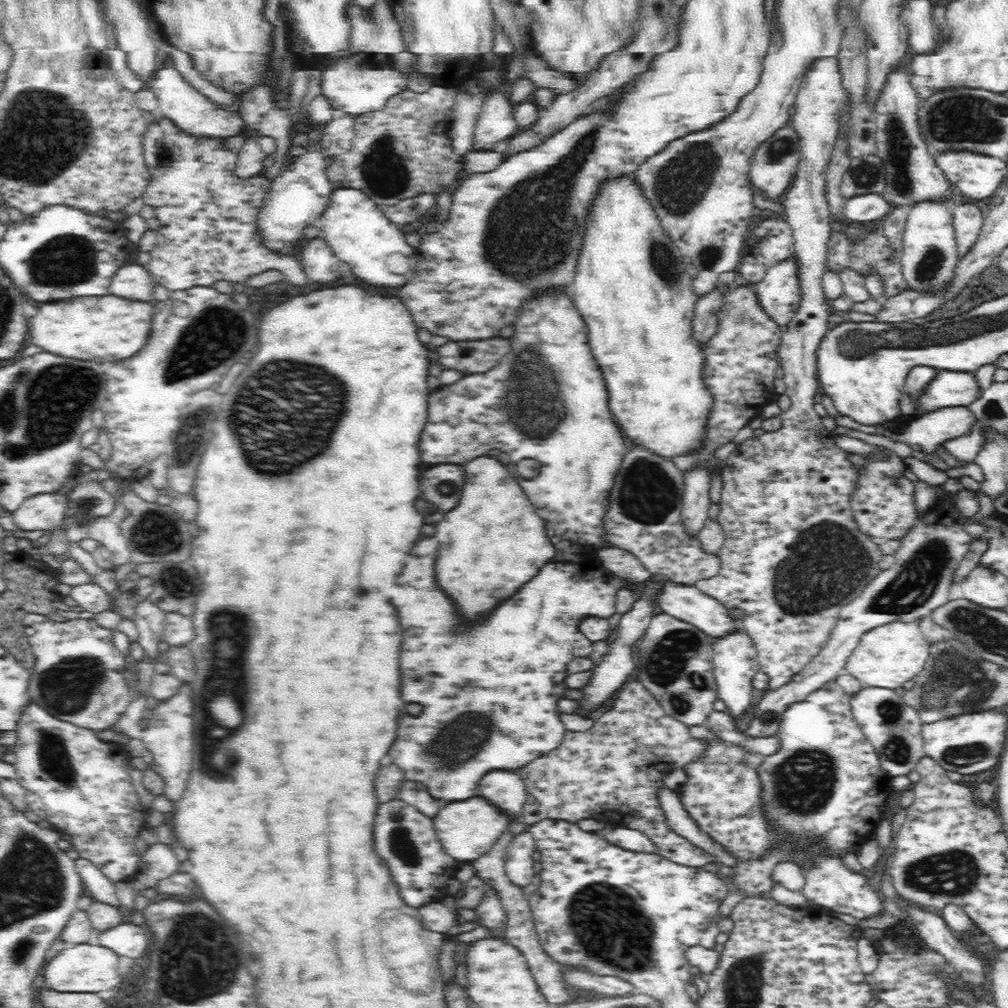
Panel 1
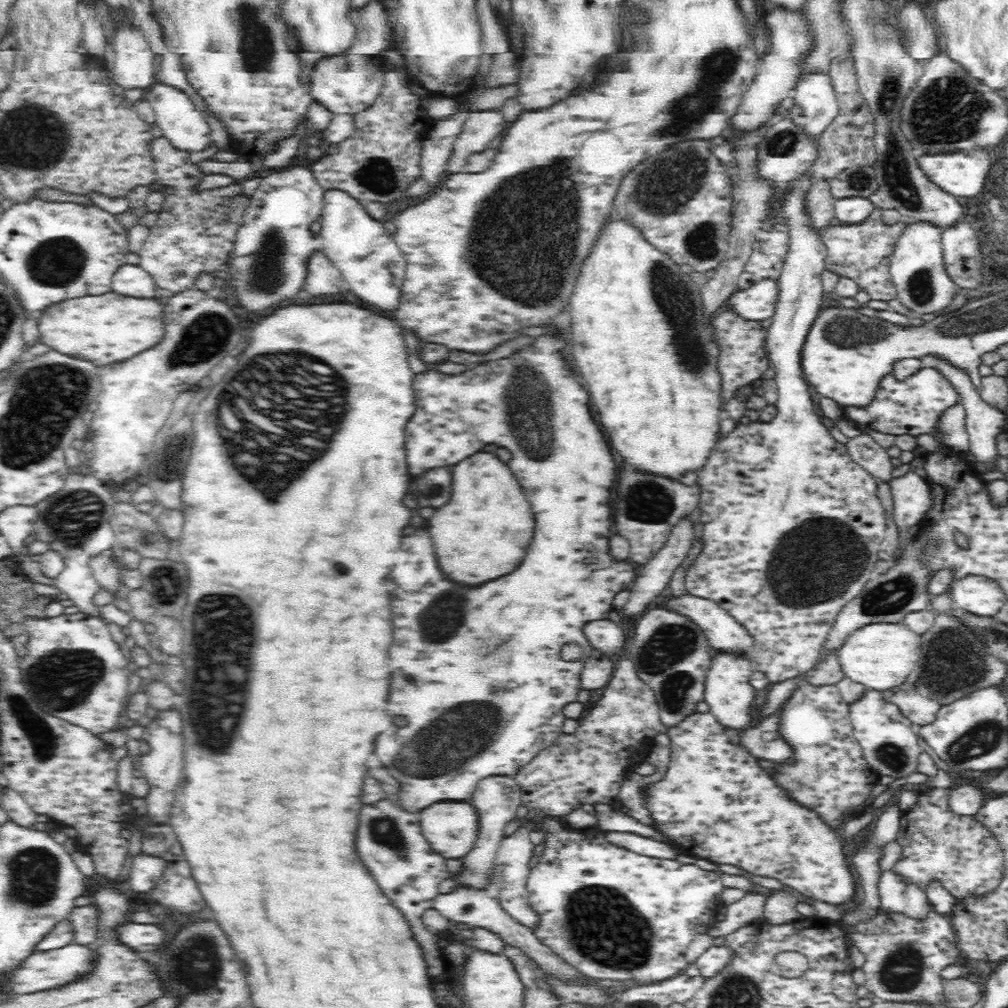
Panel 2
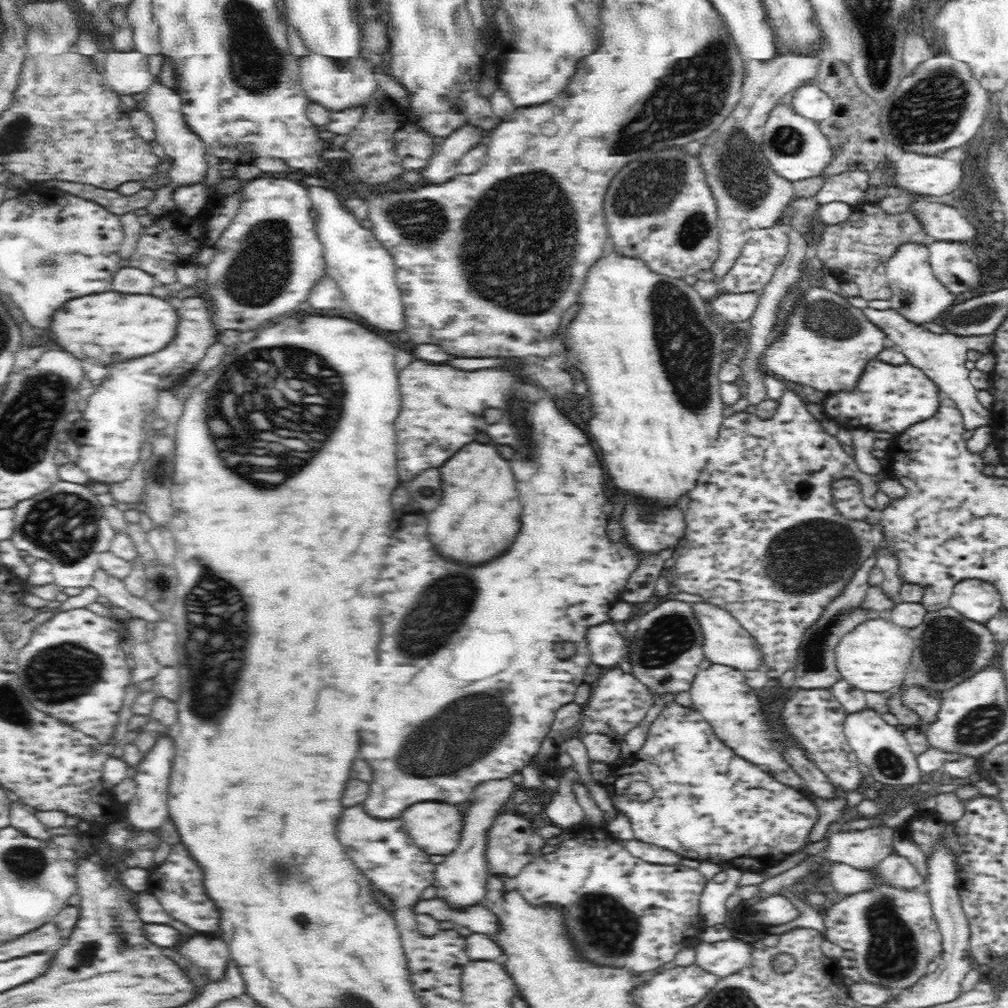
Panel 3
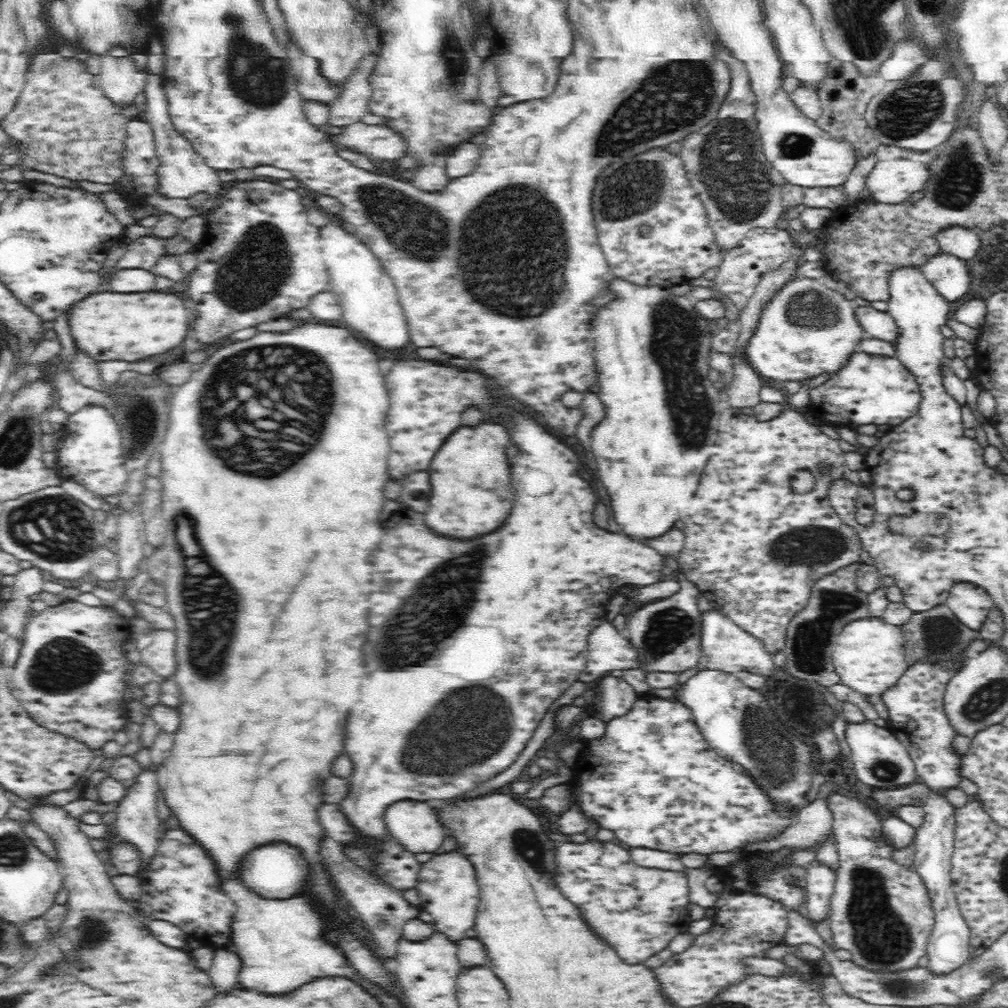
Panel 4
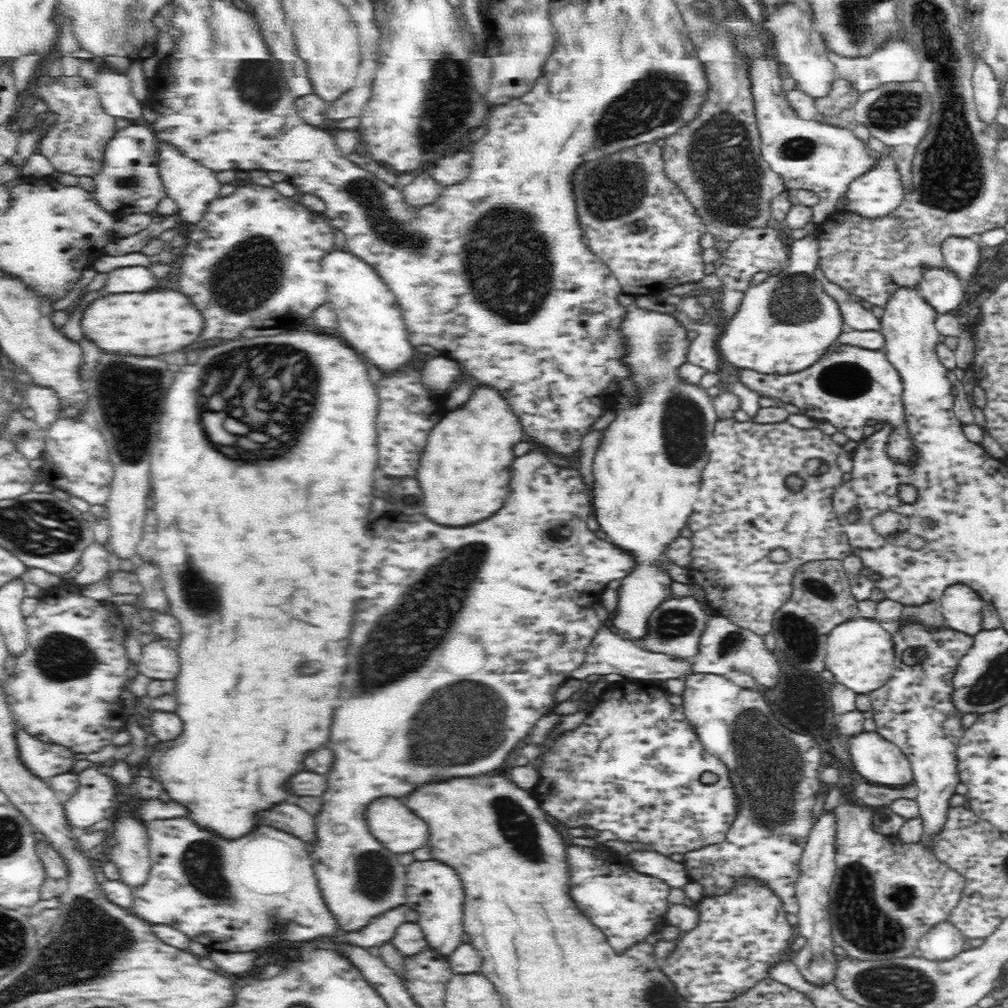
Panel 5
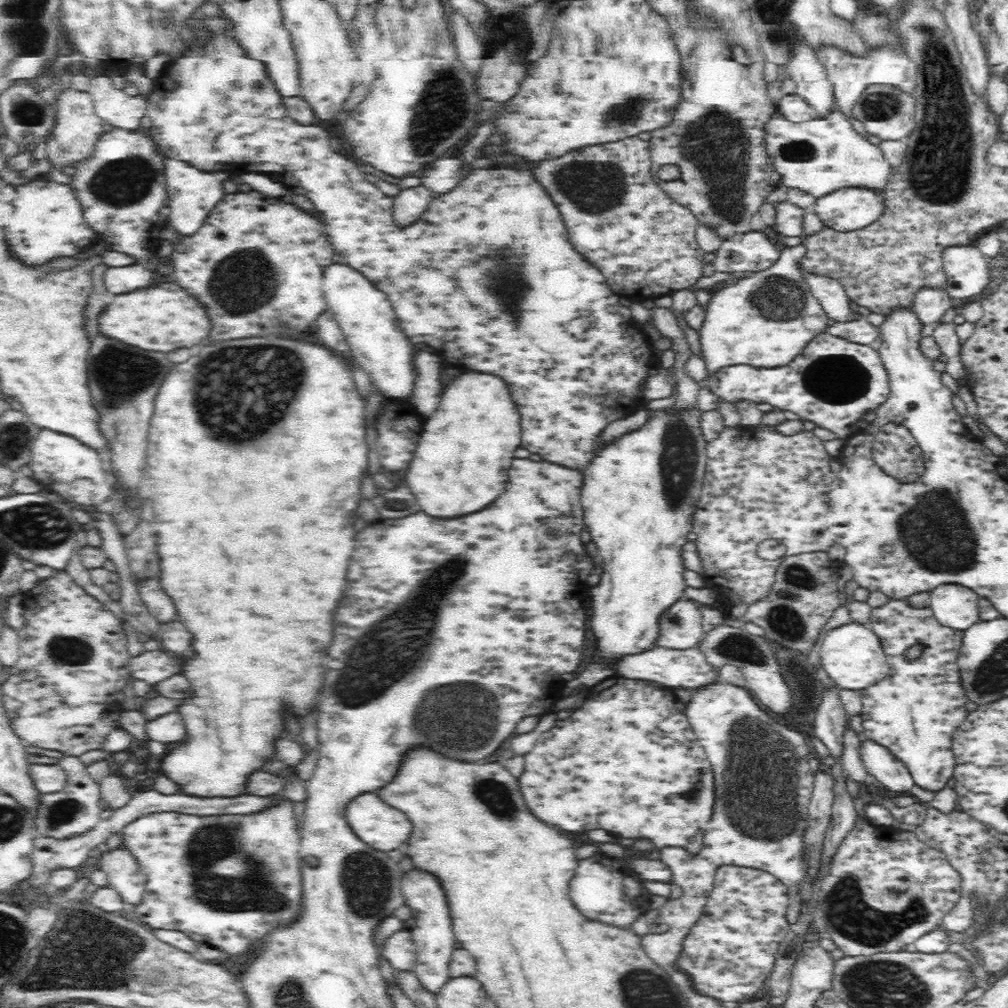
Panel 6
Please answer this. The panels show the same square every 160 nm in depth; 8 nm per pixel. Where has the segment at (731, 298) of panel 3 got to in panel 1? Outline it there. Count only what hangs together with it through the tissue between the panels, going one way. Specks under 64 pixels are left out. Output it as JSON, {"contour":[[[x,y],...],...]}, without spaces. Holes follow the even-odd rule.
{"contour":[[[793,257],[768,269],[764,279],[752,284],[752,288],[758,307],[770,320],[786,326],[800,300],[800,283],[796,277],[796,262]]]}

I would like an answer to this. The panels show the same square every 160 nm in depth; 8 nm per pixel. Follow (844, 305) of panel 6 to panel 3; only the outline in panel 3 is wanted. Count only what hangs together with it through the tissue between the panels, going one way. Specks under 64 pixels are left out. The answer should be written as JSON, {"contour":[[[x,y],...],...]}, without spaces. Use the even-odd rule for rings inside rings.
{"contour":[[[866,307],[863,309],[863,314],[865,317],[872,322],[882,333],[888,341],[890,346],[894,346],[896,349],[899,349],[902,354],[905,354],[908,362],[916,365],[916,368],[924,371],[924,374],[935,383],[938,388],[938,392],[942,396],[952,400],[957,408],[960,409],[960,412],[963,416],[963,423],[965,430],[976,430],[981,426],[990,425],[990,411],[986,409],[977,399],[976,389],[972,386],[972,383],[968,378],[968,369],[966,368],[965,363],[968,361],[966,353],[968,350],[978,350],[978,352],[990,353],[991,344],[993,341],[992,335],[986,336],[961,336],[960,334],[932,334],[927,330],[924,330],[922,327],[916,327],[912,325],[911,322],[908,322],[901,314],[898,314],[898,311],[892,309],[886,310],[877,310],[871,307]]]}

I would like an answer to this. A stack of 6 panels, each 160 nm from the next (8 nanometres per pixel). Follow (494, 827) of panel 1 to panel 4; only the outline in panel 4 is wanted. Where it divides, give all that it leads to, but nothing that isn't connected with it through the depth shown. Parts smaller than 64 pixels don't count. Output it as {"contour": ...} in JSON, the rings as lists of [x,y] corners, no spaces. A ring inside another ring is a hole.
{"contour":[[[397,800],[384,809],[384,831],[408,852],[436,852],[446,834],[432,812],[422,802]]]}

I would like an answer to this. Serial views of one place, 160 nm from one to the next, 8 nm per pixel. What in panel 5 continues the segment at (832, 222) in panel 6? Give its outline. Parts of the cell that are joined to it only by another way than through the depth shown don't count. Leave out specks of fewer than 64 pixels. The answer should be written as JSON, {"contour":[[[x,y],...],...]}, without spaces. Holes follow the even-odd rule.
{"contour":[[[884,156],[878,160],[878,166],[847,186],[842,211],[838,212],[855,214],[866,220],[888,216],[900,204],[905,191],[899,174],[889,157]]]}

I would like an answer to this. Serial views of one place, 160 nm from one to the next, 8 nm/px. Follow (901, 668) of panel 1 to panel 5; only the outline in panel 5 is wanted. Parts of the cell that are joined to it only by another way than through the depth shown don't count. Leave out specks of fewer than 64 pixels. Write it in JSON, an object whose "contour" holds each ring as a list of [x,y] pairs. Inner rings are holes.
{"contour":[[[852,618],[837,624],[829,632],[824,657],[825,669],[830,670],[840,684],[858,694],[880,688],[892,676],[892,663],[896,659],[891,634],[876,619]]]}

